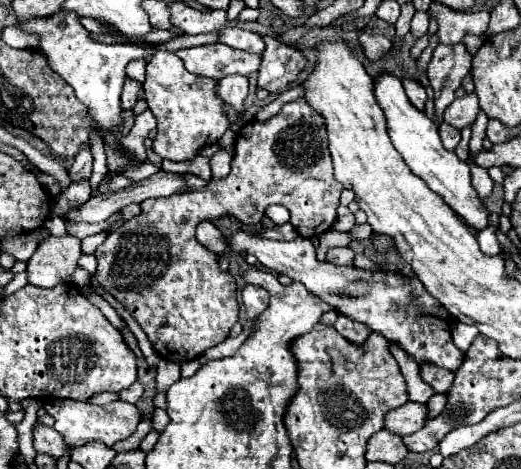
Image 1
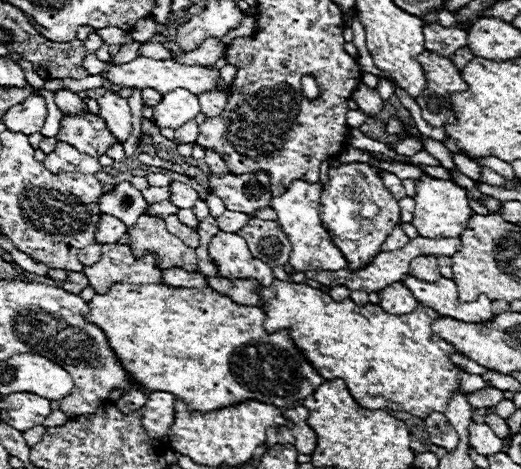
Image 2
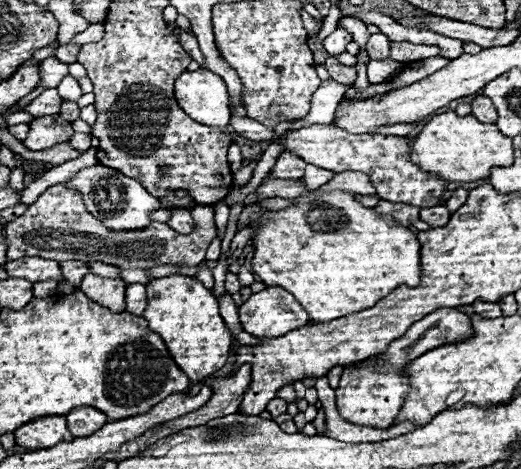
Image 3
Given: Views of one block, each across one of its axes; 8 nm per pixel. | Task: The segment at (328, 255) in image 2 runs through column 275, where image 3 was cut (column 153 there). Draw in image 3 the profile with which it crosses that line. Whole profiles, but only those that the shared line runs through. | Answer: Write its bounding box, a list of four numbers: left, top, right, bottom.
[68,164,160,230]

